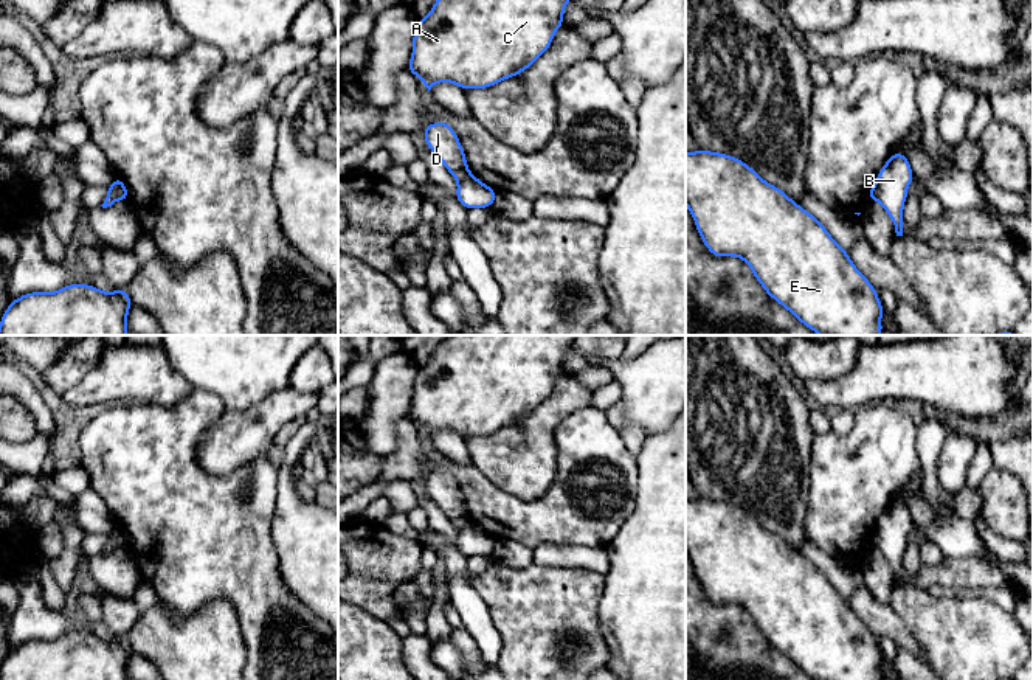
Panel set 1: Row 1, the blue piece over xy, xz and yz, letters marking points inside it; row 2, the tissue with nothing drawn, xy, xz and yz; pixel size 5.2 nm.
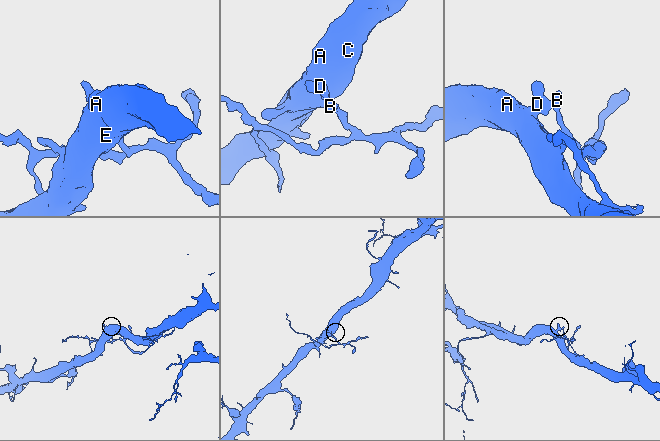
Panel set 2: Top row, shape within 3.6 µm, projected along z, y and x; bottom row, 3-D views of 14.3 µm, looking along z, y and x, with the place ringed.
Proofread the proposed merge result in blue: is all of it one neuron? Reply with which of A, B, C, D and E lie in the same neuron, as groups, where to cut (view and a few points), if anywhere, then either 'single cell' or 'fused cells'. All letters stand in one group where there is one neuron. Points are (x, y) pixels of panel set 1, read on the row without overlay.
groups A C D E / B; cut xy (112, 531), (120, 537), (120, 547); fused cells

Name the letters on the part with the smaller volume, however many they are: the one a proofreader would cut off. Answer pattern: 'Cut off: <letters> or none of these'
Cut off: B

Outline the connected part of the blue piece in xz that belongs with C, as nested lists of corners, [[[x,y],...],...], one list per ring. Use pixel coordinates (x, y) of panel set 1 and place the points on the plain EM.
[[[450,335],[444,340],[431,356],[431,360],[420,366],[413,383],[413,402],[408,410],[408,418],[413,424],[420,424],[423,433],[431,438],[437,430],[453,430],[462,438],[487,436],[504,427],[513,425],[527,418],[544,399],[551,394],[555,379],[565,373],[563,359],[569,348],[572,348],[577,335]]]

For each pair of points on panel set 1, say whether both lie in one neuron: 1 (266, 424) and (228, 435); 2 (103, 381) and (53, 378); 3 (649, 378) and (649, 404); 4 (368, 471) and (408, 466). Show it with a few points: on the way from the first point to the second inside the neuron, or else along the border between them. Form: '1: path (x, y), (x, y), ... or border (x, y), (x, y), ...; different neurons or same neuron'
1: path (256, 426), (247, 435), (238, 435); same neuron
2: border (104, 351), (98, 362), (61, 395); different neurons
3: path (649, 384), (649, 398); same neuron
4: border (382, 457), (385, 463); different neurons

